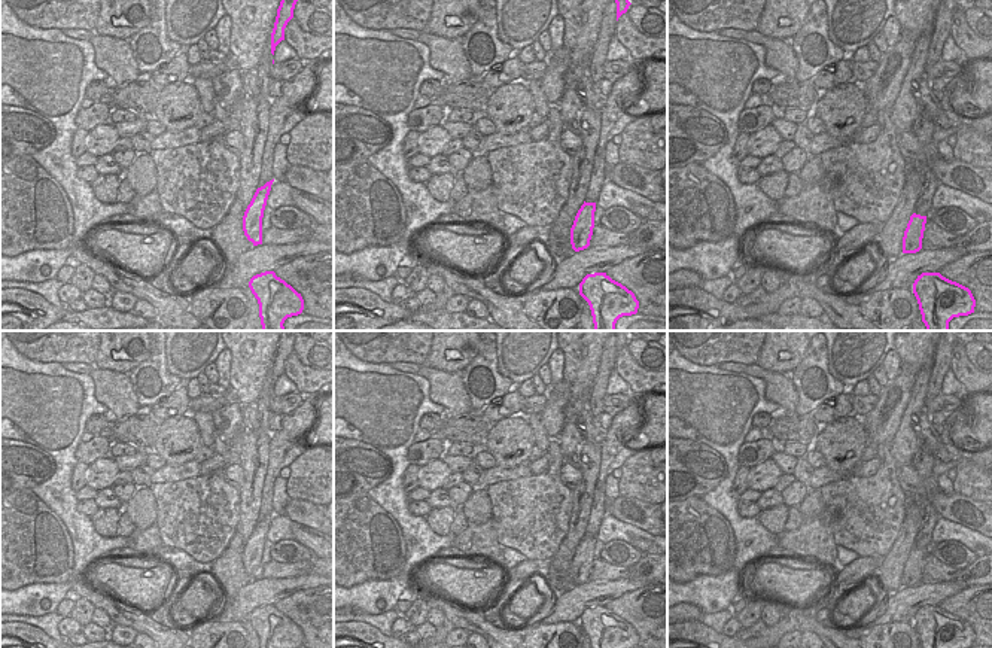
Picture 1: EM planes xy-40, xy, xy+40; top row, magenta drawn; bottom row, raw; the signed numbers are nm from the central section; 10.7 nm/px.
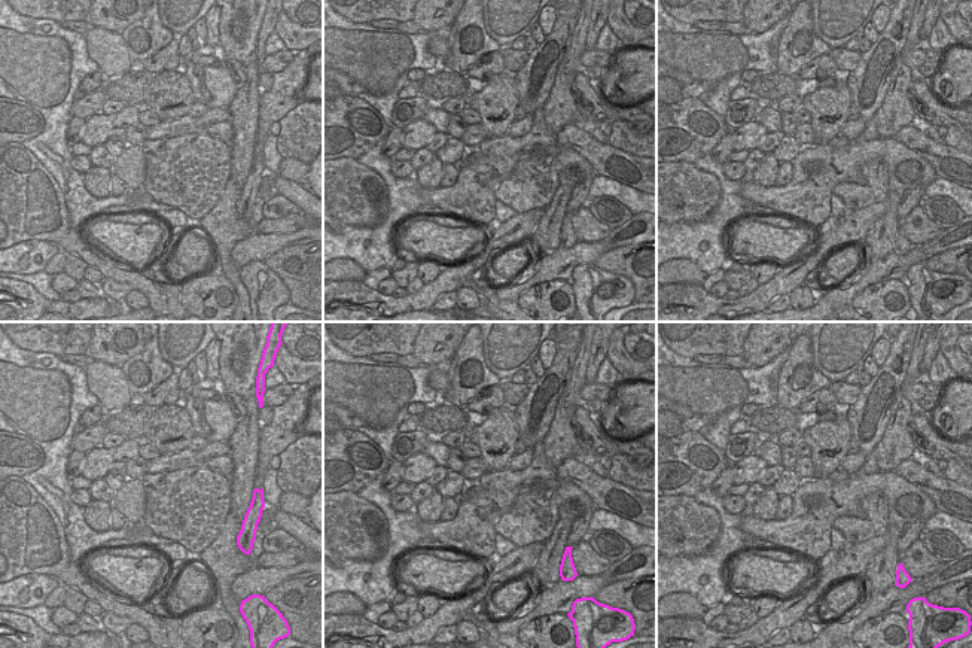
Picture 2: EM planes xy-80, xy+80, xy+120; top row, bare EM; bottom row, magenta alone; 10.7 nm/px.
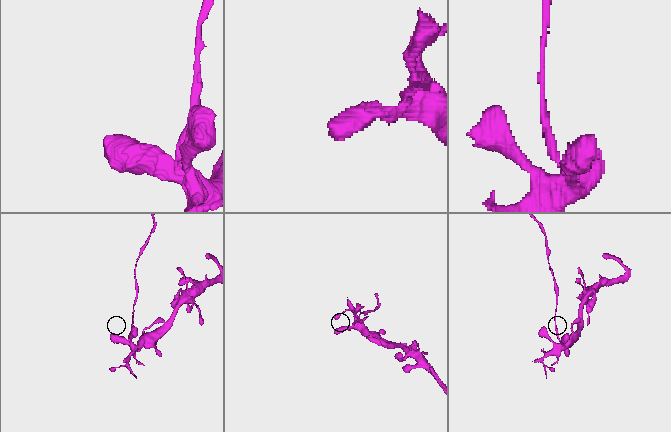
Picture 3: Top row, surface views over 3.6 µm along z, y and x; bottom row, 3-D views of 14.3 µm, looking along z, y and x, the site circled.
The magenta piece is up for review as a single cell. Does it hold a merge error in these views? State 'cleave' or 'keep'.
cleave

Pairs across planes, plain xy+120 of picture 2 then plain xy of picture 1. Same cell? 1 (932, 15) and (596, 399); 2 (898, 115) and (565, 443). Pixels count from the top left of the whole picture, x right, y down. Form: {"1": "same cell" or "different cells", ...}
{"1": "same cell", "2": "same cell"}

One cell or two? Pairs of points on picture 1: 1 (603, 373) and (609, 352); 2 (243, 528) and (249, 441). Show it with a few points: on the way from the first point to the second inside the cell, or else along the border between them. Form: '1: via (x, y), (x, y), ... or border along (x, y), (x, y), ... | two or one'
1: via (605, 368), (608, 356) | one
2: via (249, 507), (250, 462) | one

